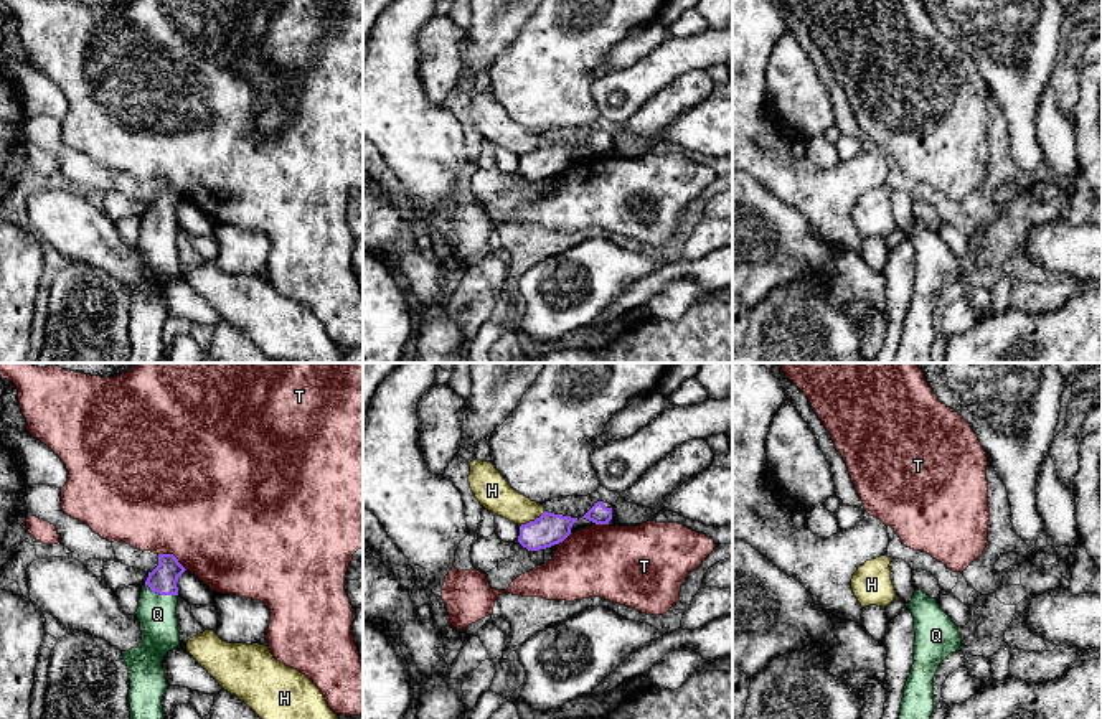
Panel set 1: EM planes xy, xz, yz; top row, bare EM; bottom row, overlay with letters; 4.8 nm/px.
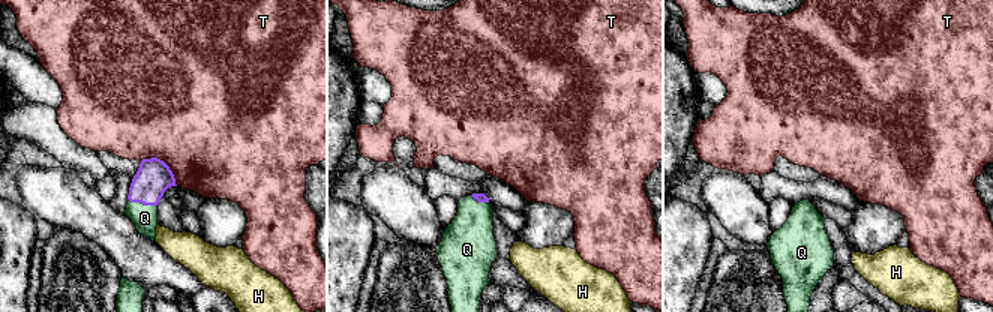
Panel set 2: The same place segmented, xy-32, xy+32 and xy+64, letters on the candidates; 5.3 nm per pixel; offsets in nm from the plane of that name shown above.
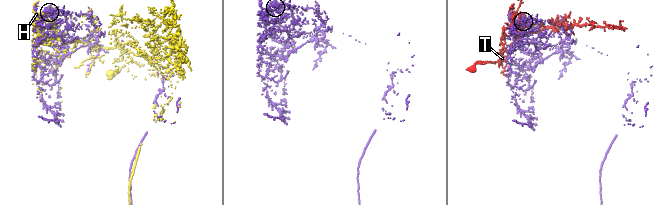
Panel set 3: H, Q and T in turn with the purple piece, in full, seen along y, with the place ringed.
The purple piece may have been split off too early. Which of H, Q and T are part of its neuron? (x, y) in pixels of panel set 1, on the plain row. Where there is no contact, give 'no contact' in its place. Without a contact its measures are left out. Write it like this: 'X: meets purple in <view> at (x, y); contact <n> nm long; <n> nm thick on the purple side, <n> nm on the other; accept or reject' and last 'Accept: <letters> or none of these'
H: meets purple in xz at (532, 152); contact 150 nm long; 160 nm thick on the purple side, 170 nm on the other; reject
Q: meets purple in xy at (160, 225); contact 180 nm long; 140 nm thick on the purple side, 190 nm on the other; accept
T: meets purple in xy at (174, 187); contact 170 nm long; 140 nm thick on the purple side, 500 nm on the other; reject
Accept: Q

